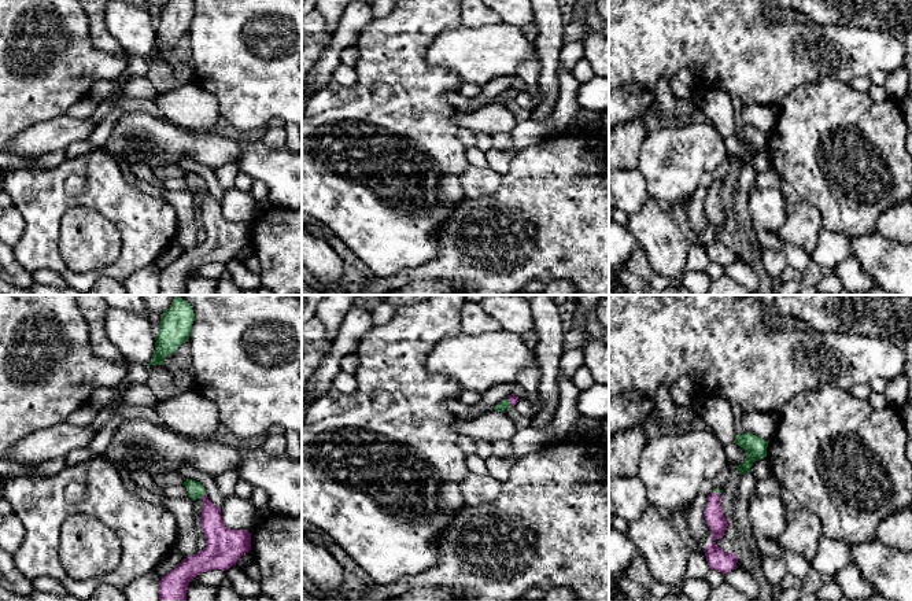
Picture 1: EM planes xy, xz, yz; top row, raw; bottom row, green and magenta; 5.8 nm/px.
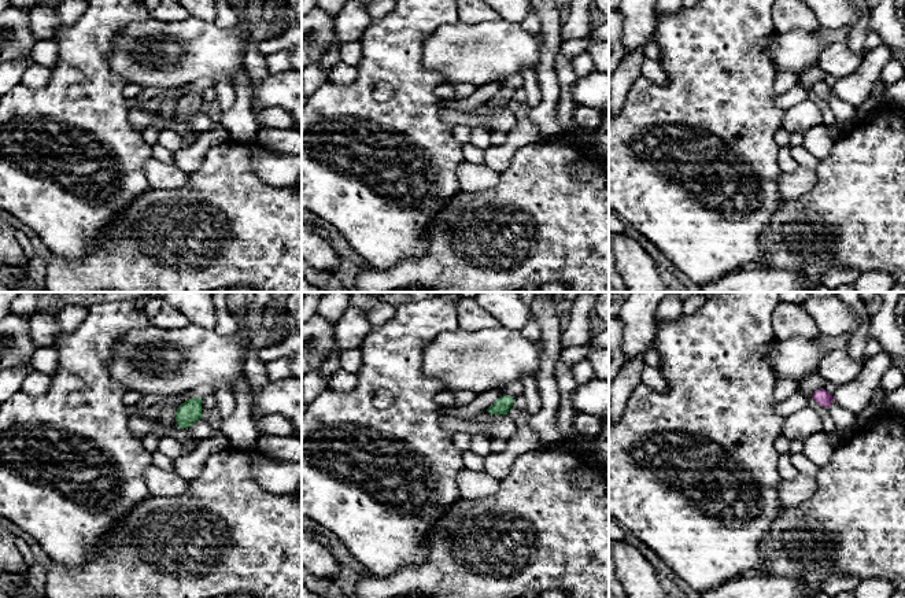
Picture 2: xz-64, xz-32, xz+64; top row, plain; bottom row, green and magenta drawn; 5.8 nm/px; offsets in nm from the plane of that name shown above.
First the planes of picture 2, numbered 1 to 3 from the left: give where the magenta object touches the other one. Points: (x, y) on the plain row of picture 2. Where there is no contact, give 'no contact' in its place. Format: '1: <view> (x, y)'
1: no contact
2: no contact
3: no contact

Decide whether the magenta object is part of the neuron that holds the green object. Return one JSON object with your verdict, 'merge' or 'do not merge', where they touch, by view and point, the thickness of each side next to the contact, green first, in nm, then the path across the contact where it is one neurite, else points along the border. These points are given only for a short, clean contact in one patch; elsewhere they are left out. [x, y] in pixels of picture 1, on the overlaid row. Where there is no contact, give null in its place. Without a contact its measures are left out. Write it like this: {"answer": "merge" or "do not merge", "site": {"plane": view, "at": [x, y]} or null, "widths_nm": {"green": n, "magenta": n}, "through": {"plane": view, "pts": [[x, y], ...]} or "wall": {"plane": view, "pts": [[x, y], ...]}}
{"answer": "merge", "site": {"plane": "xy", "at": [203, 494]}, "widths_nm": {"green": 100, "magenta": 140}, "through": {"plane": "xy", "pts": [[195, 490], [203, 494], [216, 534]]}}

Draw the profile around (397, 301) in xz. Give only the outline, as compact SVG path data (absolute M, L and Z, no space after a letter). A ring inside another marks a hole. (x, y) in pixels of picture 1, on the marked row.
M388 295L385 299L383 299L383 302L399 307L402 305L421 302L424 299L428 299L429 296L432 295Z

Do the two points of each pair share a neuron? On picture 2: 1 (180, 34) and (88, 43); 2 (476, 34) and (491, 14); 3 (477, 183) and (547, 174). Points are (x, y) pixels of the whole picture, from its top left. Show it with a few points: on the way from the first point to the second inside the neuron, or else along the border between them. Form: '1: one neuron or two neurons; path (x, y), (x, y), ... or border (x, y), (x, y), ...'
1: two neurons; border (137, 19), (114, 36), (109, 55), (113, 73)
2: two neurons; border (498, 17), (491, 21), (458, 21)
3: two neurons; border (499, 174), (499, 180), (490, 189), (468, 192)

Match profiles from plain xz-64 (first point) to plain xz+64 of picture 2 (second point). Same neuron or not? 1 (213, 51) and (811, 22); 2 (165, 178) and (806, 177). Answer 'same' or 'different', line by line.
1: different
2: same

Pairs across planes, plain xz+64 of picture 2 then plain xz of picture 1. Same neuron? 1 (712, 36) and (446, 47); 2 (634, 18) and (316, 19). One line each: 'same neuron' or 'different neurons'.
1: different neurons
2: different neurons

